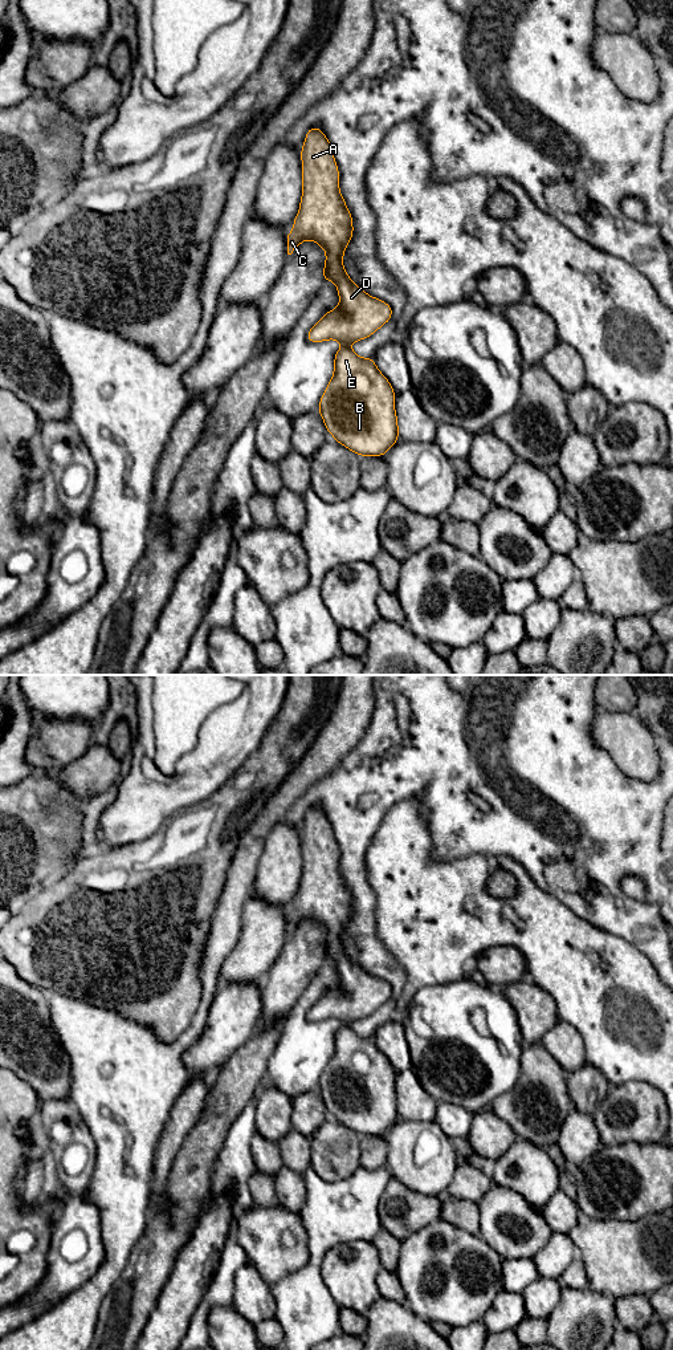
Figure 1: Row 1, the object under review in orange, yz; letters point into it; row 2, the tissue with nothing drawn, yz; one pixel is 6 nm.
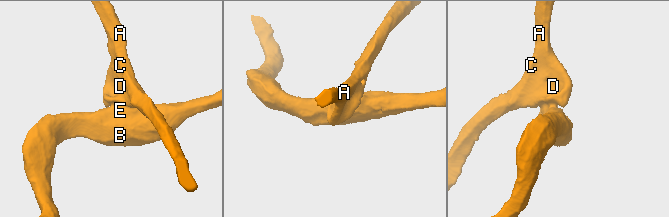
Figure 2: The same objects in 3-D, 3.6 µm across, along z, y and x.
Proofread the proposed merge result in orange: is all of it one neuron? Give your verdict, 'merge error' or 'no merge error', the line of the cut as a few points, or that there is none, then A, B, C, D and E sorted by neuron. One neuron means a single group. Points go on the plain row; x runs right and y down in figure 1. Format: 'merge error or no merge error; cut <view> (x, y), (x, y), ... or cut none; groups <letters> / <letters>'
merge error; cut yz (343, 1023), (347, 1025); groups A C D / B E

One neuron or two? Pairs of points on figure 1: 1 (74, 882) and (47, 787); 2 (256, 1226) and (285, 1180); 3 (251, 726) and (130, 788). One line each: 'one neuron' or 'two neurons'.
1: two neurons
2: two neurons
3: one neuron

